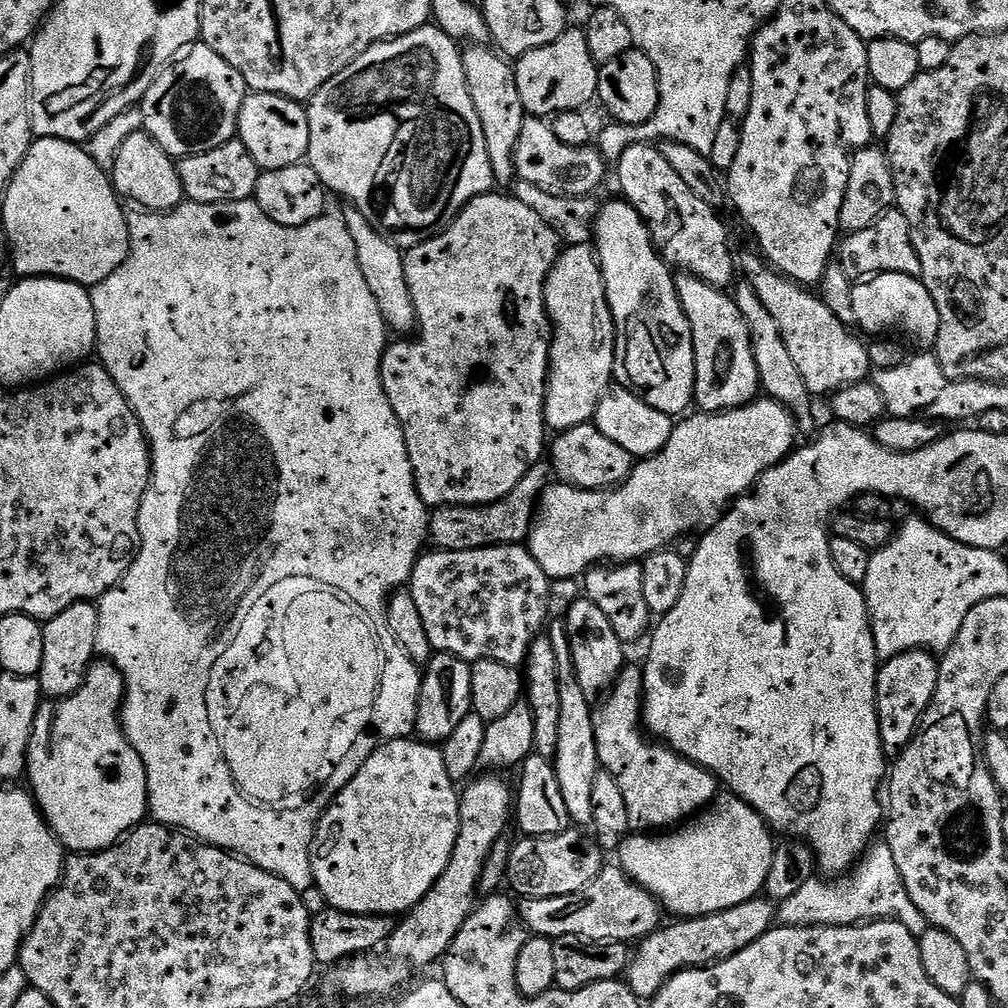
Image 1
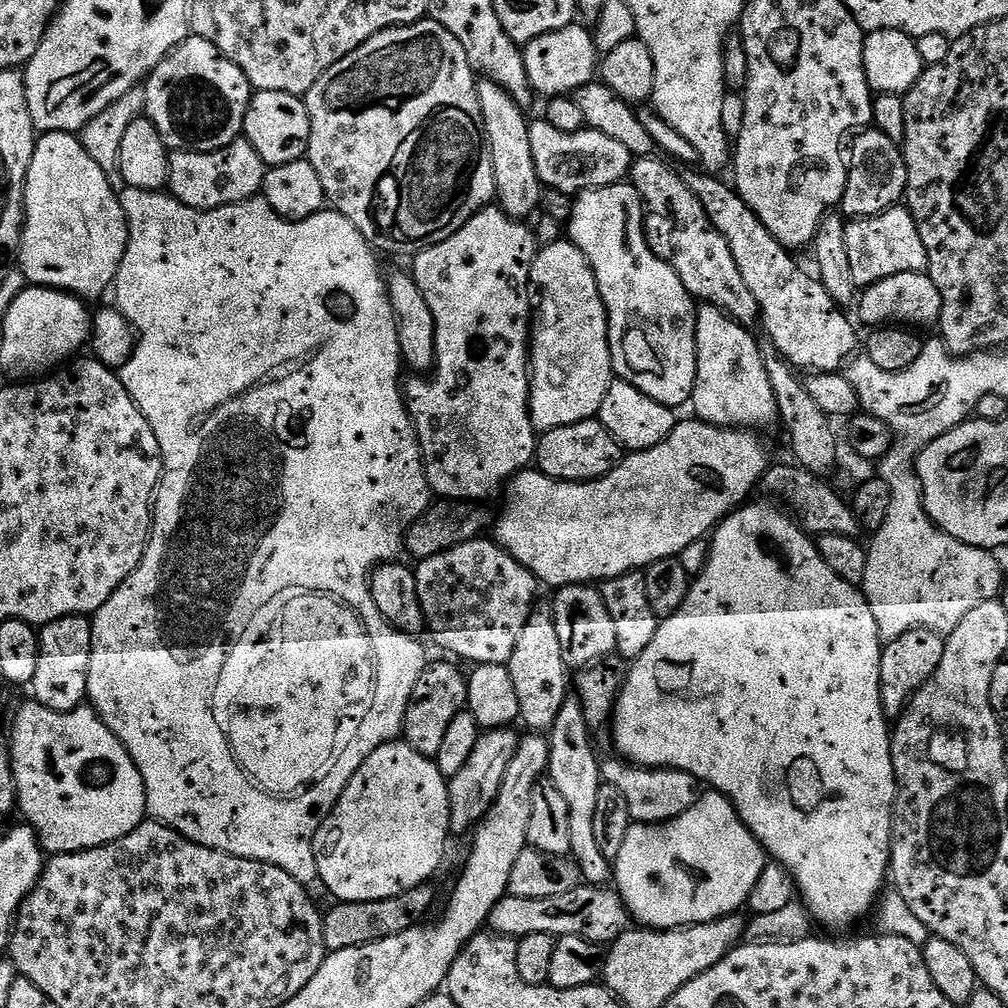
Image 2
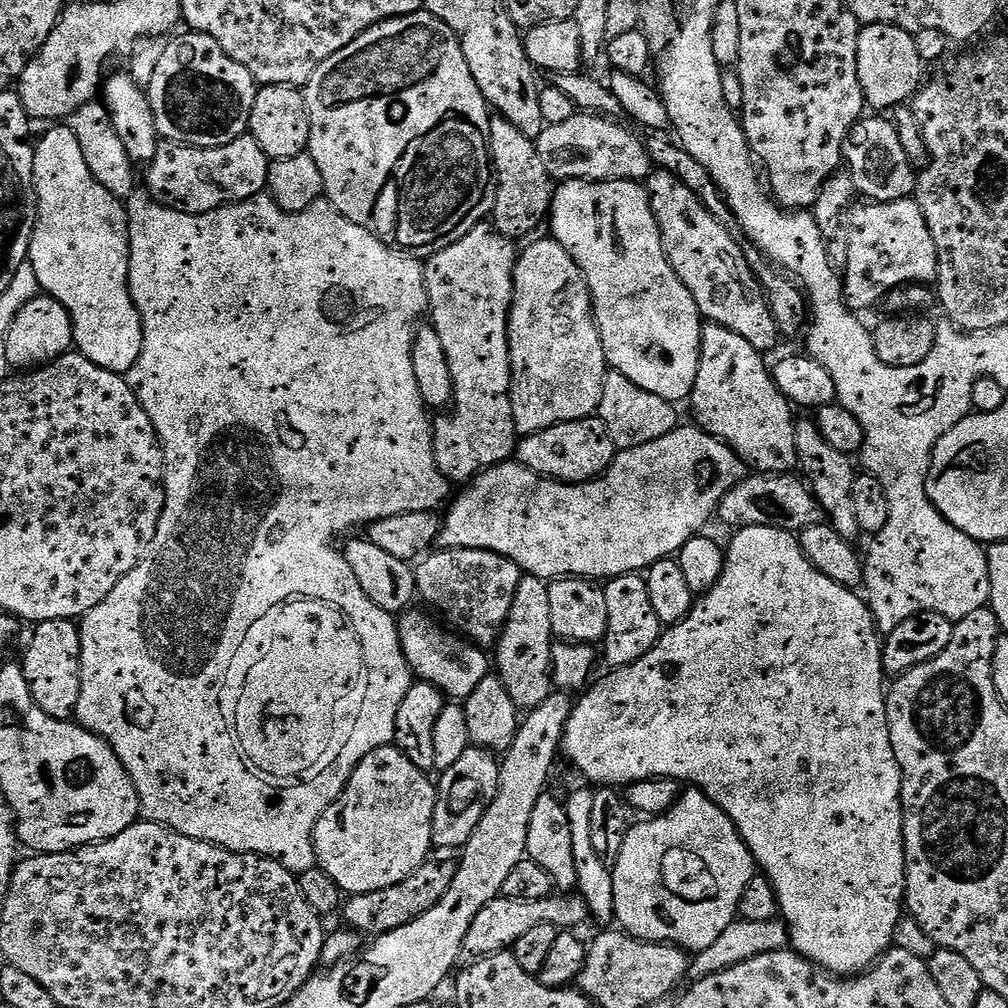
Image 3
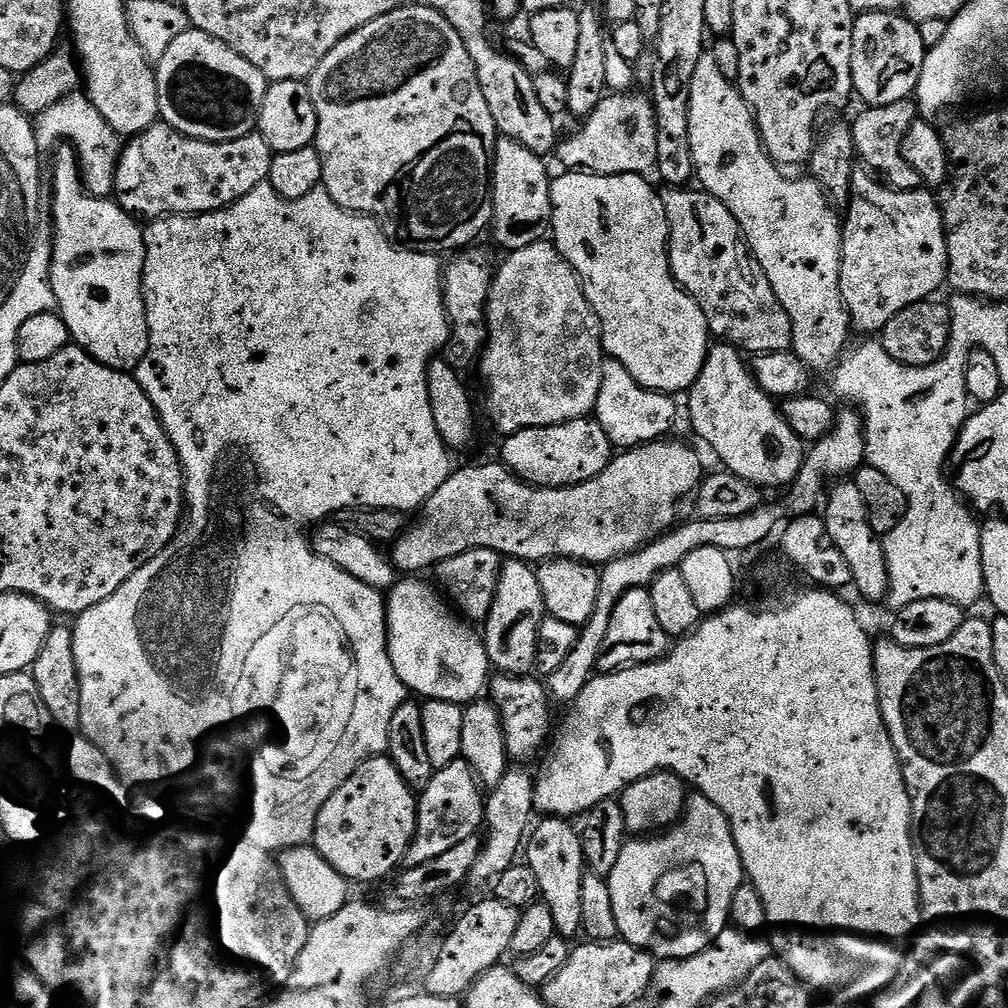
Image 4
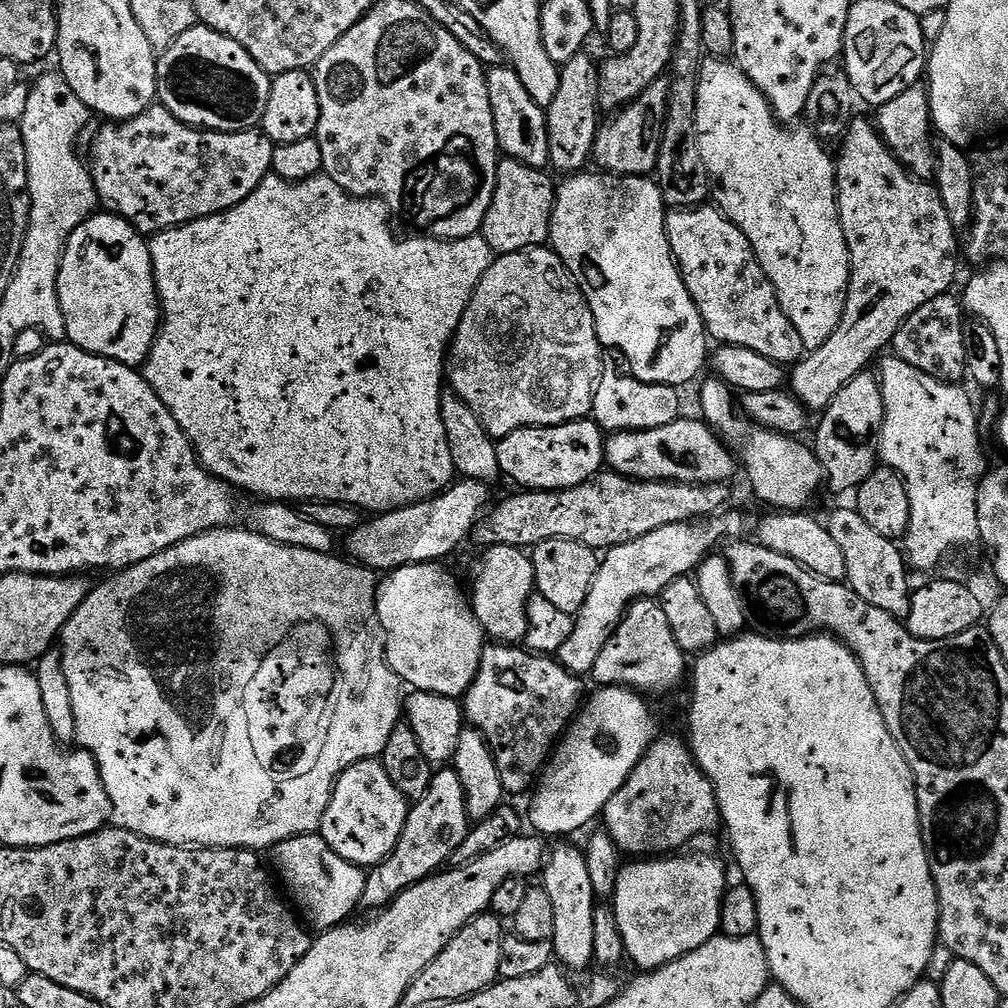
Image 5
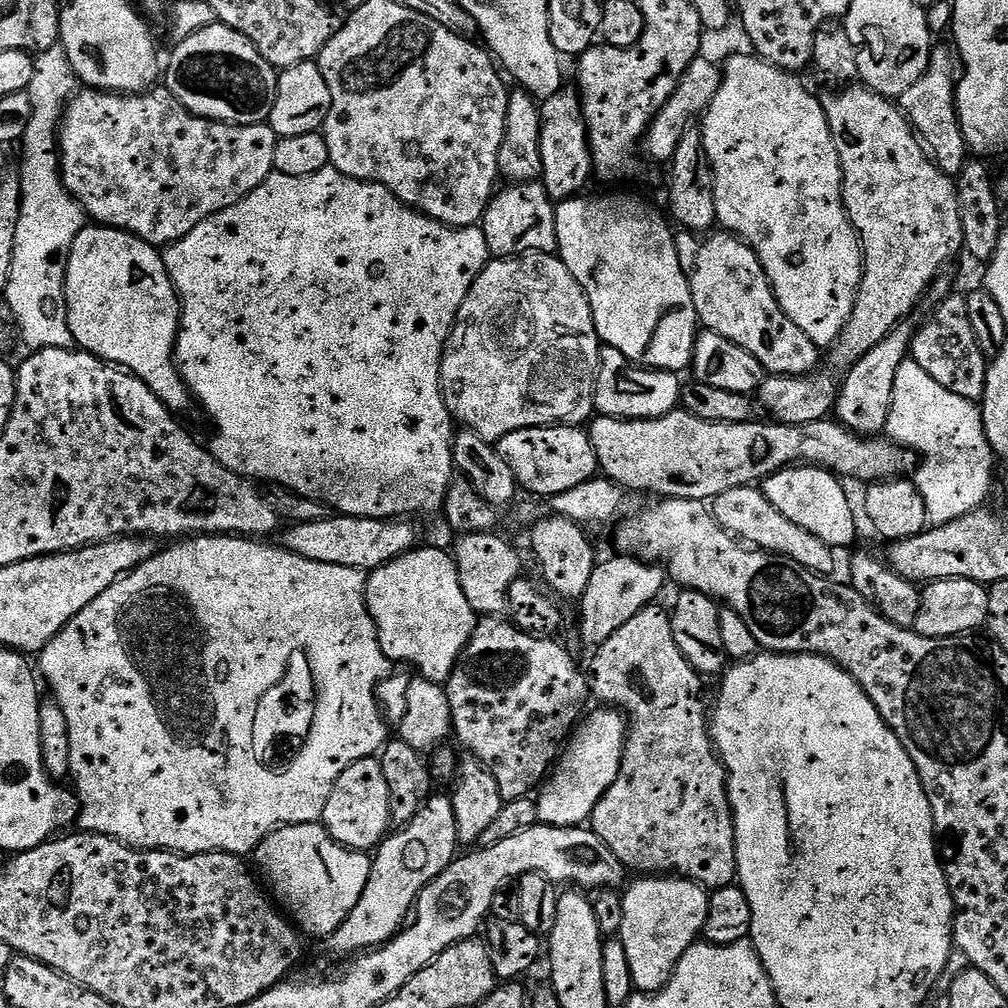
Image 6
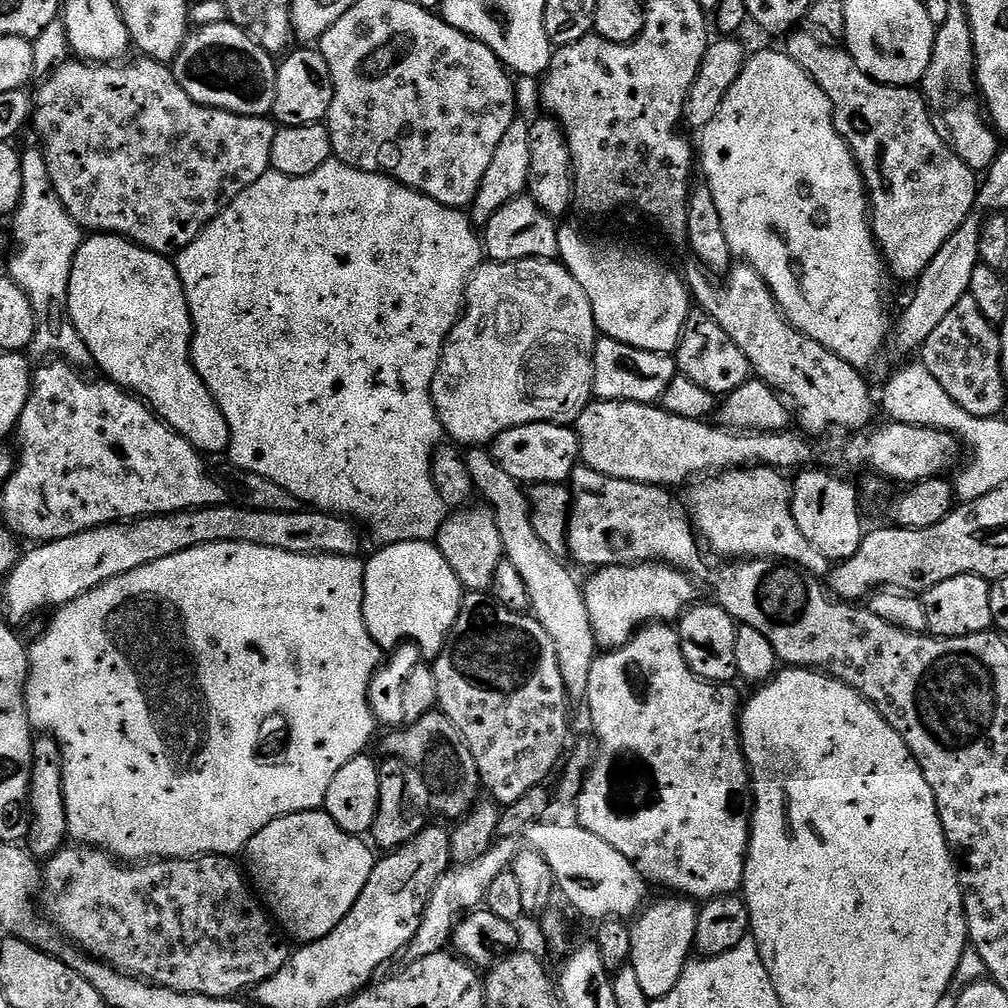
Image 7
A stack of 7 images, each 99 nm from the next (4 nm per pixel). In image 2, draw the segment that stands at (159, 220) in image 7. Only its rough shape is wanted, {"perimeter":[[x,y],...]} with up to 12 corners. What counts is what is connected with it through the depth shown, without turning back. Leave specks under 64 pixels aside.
{"perimeter":[[250,141],[173,151],[166,188],[200,212],[261,195]]}

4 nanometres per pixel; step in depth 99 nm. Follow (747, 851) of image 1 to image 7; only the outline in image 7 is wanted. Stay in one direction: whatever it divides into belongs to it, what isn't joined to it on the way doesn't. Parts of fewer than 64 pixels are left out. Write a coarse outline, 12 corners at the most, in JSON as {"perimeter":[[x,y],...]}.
{"perimeter":[[649,903],[631,925],[630,967],[649,1002],[678,986],[697,905]]}

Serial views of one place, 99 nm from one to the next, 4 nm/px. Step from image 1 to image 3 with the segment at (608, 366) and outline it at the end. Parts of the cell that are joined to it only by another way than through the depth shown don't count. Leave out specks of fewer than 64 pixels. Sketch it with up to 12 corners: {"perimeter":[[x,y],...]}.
{"perimeter":[[557,240],[516,257],[512,419],[597,415],[610,371],[582,270]]}

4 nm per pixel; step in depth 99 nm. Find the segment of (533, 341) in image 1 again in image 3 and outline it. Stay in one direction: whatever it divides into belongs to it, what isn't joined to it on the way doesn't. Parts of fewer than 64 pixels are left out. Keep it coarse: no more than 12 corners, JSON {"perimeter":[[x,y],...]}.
{"perimeter":[[481,222],[424,264],[449,482],[513,459],[518,248]]}

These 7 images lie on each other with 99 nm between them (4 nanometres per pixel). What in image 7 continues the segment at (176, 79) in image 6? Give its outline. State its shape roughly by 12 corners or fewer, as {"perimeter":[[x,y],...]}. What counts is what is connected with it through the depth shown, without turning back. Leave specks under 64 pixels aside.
{"perimeter":[[231,22],[171,65],[194,102],[268,116],[277,61]]}

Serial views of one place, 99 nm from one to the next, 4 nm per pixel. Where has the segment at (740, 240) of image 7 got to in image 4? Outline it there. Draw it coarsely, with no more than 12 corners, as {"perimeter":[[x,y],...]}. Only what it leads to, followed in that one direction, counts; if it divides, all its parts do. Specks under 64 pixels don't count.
{"perimeter":[[743,96],[686,100],[699,187],[734,214],[791,351],[847,346],[841,217],[784,180]]}

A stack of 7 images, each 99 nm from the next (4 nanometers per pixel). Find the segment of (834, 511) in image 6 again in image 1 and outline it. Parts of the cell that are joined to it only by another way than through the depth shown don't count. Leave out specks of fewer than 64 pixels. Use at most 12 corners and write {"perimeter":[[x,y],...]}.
{"perimeter":[[675,277],[696,359],[694,404],[761,391],[750,330],[727,291]]}

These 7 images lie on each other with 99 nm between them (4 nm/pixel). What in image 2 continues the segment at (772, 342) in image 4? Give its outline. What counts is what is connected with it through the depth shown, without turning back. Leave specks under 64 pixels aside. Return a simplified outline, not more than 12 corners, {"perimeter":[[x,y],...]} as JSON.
{"perimeter":[[646,156],[630,183],[655,256],[697,301],[760,307],[683,175]]}

